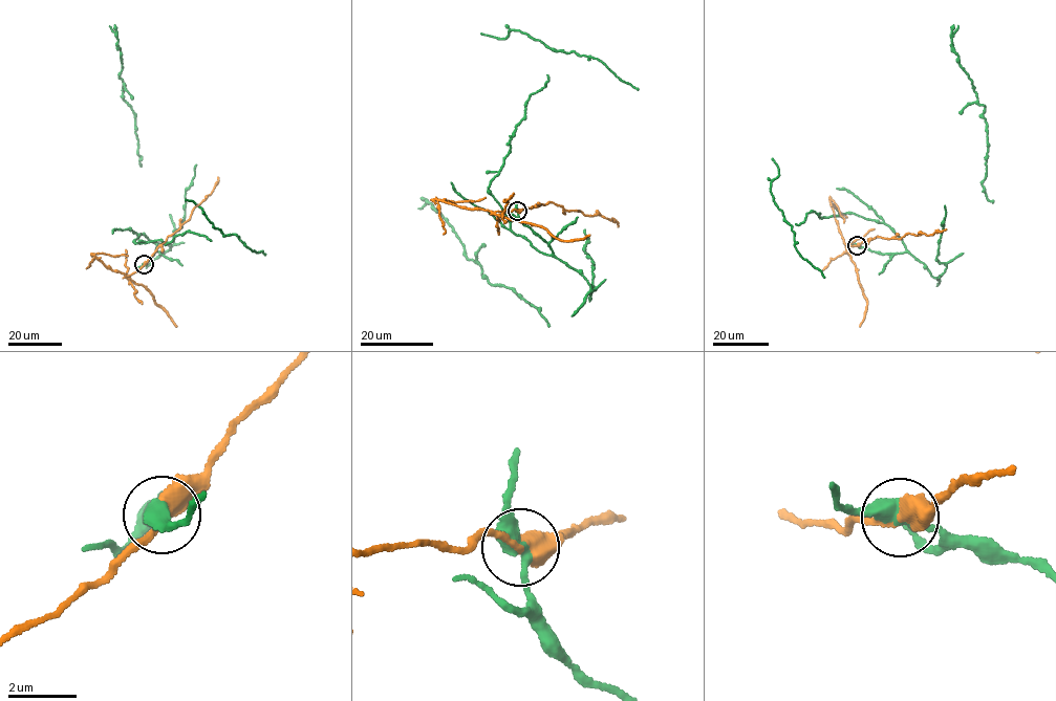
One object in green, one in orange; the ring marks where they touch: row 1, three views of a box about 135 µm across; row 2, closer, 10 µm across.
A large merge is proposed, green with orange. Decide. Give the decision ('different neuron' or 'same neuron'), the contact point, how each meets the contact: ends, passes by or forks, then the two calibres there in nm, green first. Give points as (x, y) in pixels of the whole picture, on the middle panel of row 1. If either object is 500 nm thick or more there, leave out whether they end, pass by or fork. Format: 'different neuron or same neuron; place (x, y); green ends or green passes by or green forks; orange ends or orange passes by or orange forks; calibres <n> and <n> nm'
different neuron; place (517, 211); green passes by; orange passes by; calibres 440 and 400 nm

